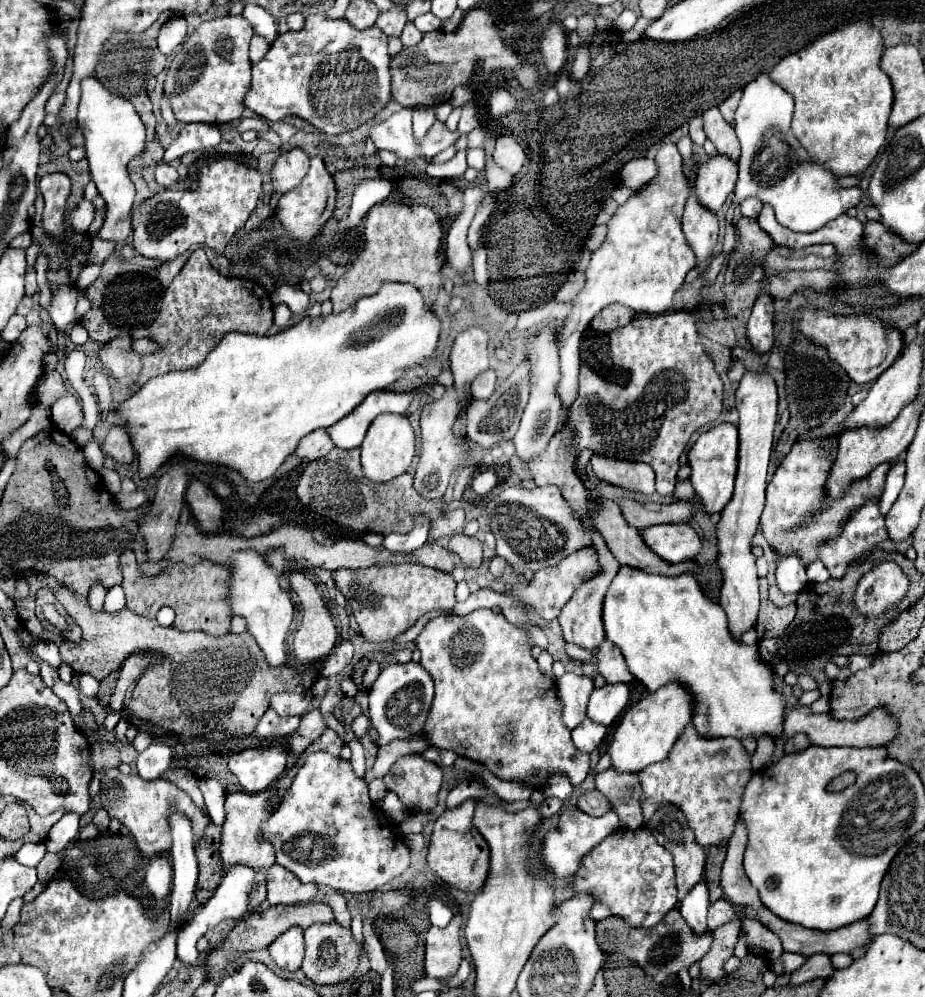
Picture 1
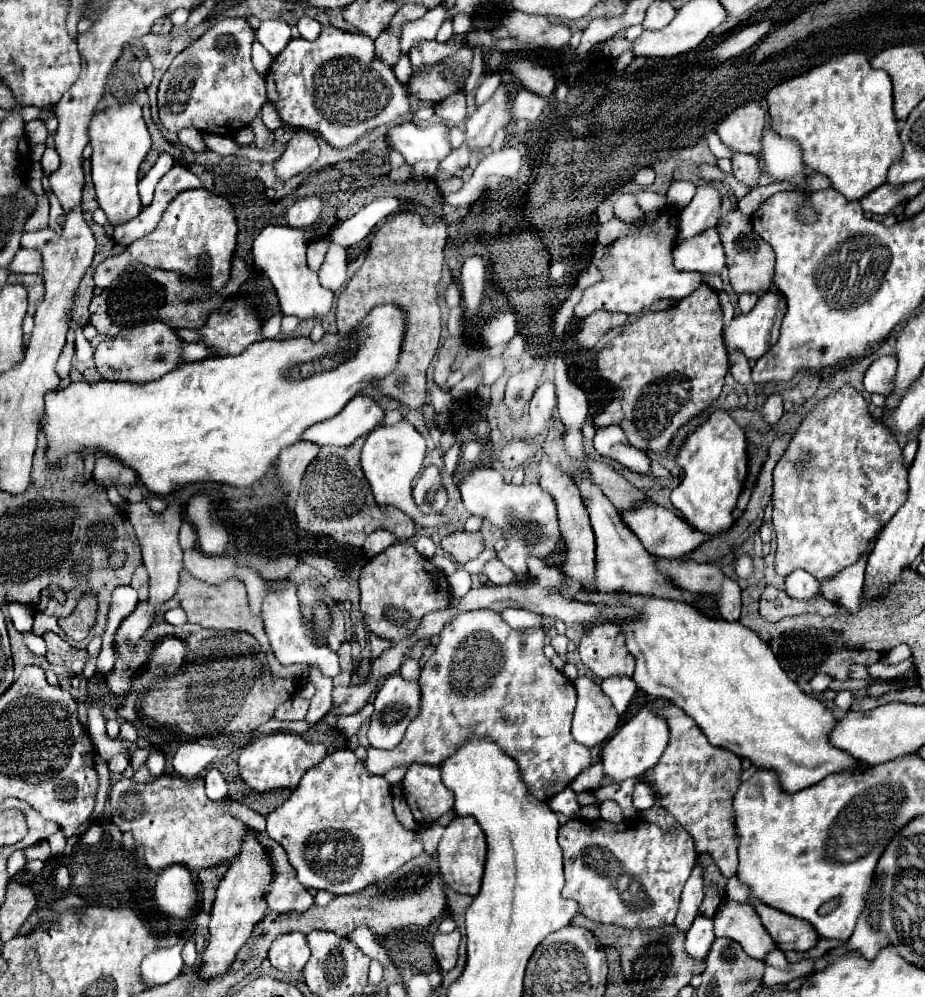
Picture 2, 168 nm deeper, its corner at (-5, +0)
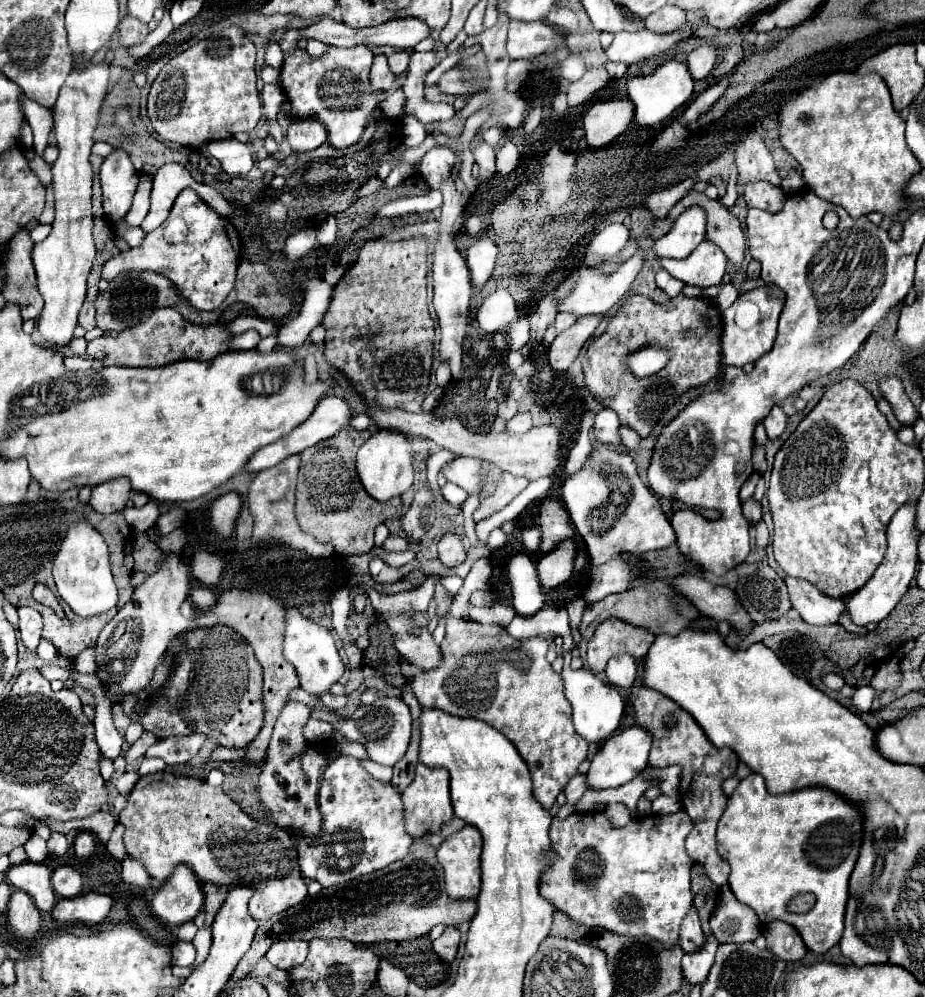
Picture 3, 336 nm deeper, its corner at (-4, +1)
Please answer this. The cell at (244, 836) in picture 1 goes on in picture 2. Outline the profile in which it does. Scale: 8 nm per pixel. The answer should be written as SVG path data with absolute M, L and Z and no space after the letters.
M249 834L243 844L241 858L237 858L231 866L225 878L221 880L217 888L217 898L211 910L211 924L209 924L209 942L205 952L201 954L201 966L199 974L203 980L211 980L213 976L221 976L229 970L233 964L237 952L241 946L249 940L253 926L261 920L261 916L267 914L267 904L263 900L263 892L269 886L273 878L273 862L269 854L263 850L263 846L257 842L255 834Z

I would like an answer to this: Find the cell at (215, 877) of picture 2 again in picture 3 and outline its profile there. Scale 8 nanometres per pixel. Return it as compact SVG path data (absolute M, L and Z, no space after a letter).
M204 883L204 885L202 885L202 889L204 889L206 925L212 925L214 915L218 913L218 909L220 909L220 907L222 907L222 903L224 903L224 897L226 897L228 887L224 887L224 885L216 885L216 883Z

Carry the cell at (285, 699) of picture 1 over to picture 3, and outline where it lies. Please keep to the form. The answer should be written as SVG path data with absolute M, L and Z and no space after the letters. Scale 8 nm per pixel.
M288 701L282 713L278 715L266 753L266 765L260 775L260 801L272 813L274 825L316 837L322 825L316 803L318 803L318 787L320 787L318 781L324 767L324 757L318 751L308 749L306 745L302 727L306 725L308 719L310 709L304 703L296 701Z

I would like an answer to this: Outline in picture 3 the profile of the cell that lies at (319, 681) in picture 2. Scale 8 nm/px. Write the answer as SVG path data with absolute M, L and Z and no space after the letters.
M324 693L322 697L322 703L328 707L328 709L332 709L332 711L338 711L338 709L342 709L344 705L346 705L346 697L344 695L332 695L332 693Z

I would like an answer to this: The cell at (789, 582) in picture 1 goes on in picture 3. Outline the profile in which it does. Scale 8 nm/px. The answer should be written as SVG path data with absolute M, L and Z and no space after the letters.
M786 577L788 595L792 607L802 615L802 619L810 625L830 625L838 623L838 615L844 609L840 599L832 599L818 591L812 583L796 577Z

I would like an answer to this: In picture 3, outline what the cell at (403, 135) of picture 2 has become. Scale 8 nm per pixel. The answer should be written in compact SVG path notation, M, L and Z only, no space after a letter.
M434 147L426 153L424 159L424 179L430 189L438 189L440 181L452 173L456 165L456 155L450 147Z

